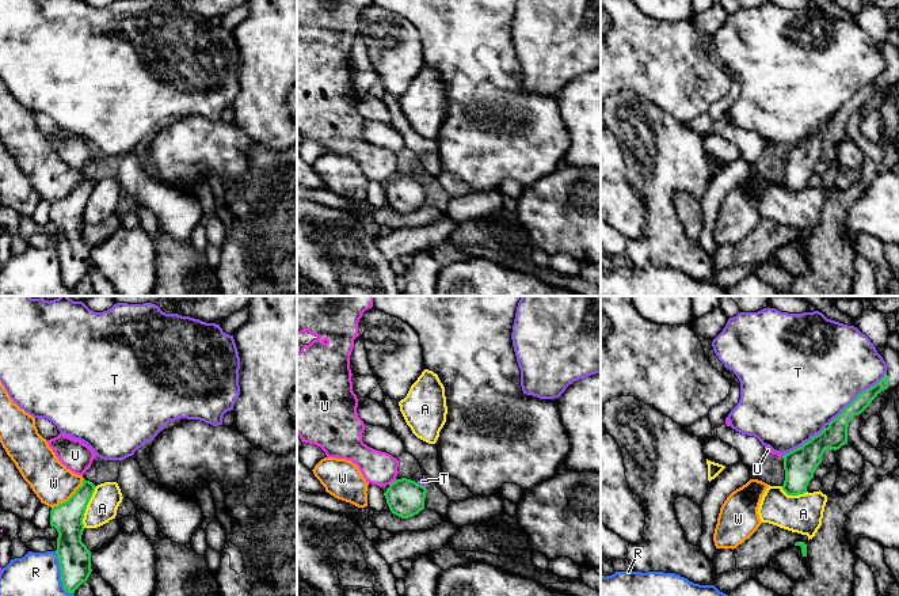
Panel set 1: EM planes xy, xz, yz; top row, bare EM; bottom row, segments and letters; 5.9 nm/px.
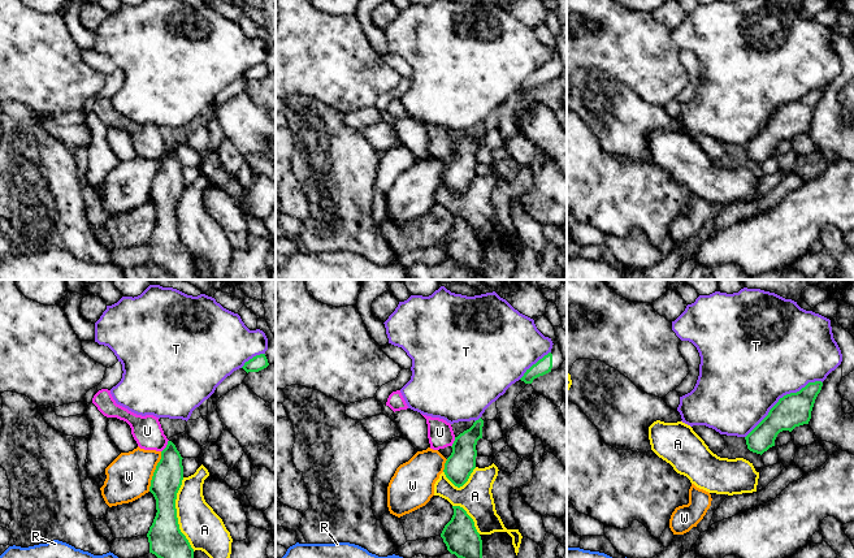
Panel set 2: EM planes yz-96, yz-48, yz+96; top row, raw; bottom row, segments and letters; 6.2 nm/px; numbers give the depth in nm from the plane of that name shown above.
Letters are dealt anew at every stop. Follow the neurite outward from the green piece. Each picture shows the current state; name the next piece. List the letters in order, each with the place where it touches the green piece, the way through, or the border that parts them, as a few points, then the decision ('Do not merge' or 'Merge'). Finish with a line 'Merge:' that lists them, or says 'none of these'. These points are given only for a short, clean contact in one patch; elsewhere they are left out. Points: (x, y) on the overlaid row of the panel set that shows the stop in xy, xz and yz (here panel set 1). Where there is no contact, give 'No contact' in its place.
A: Touches green at xy (86, 507). Do not merge
R: Touches green at xy (61, 574). Do not merge
T: Touches green at yz (857, 395). Do not merge
U: Touches green at xz (392, 482). Boundary: xz (396, 479), (389, 485). Do not merge
W: Touches green at xy (71, 497). Boundary: xy (84, 479), (67, 500), (52, 508). Do not merge
Merge: none of these

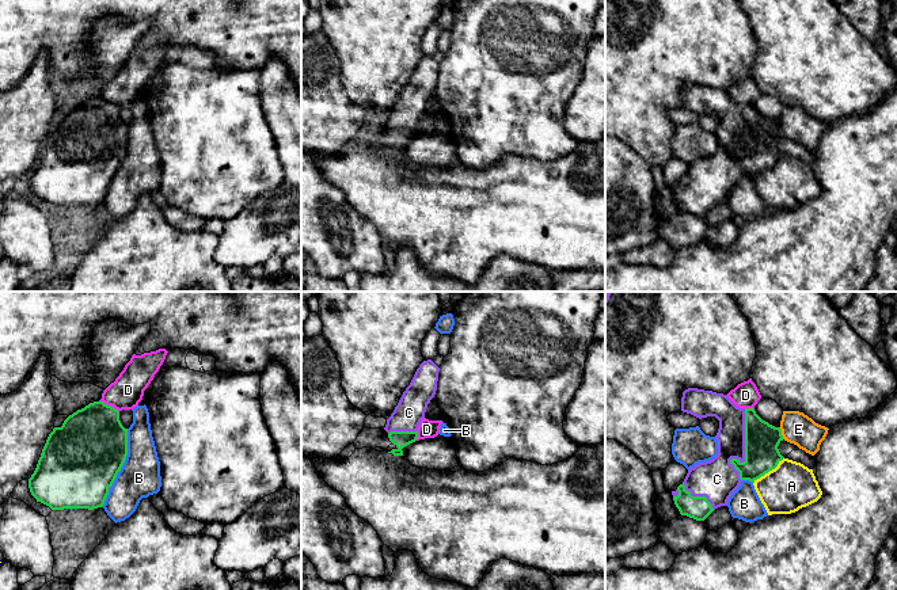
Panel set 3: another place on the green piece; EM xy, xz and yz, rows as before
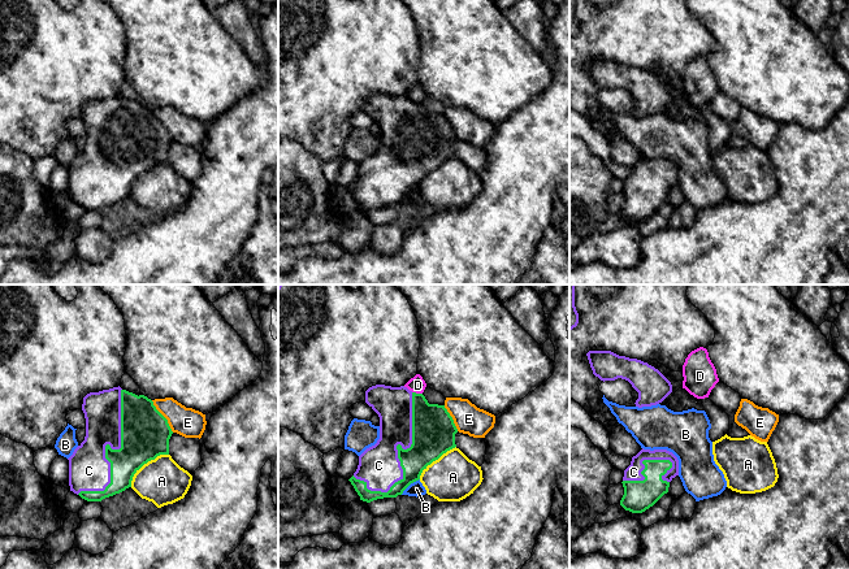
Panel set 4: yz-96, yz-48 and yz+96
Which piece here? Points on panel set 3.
A: Touches green at yz (768, 471). Do not merge
B: Touches green at xy (125, 457). Do not merge
C: Touches green at yz (745, 452). Merge
D: Touches green at xy (109, 406). Boundary: xy (99, 400), (118, 411). Do not merge
E: Touches green at yz (780, 433). Do not merge
Merge: C

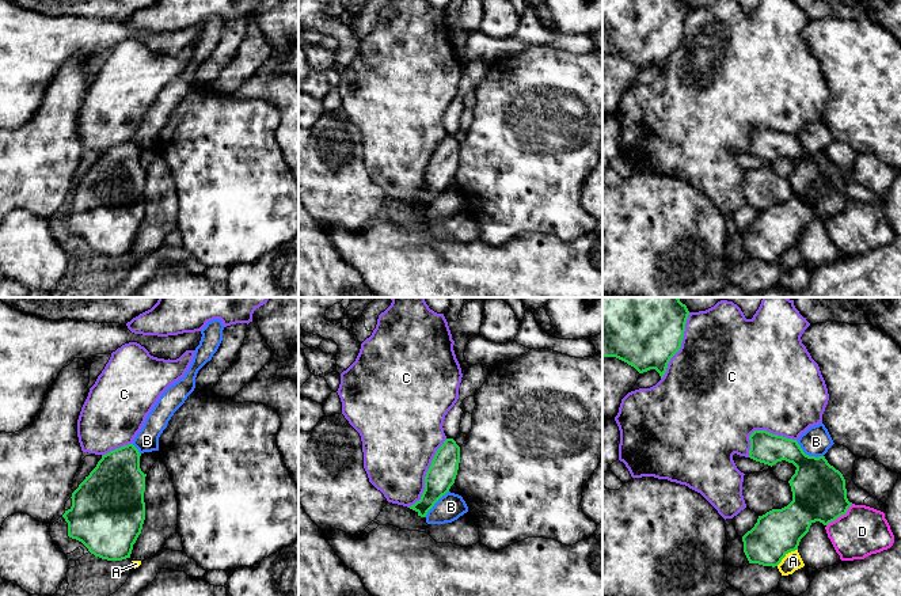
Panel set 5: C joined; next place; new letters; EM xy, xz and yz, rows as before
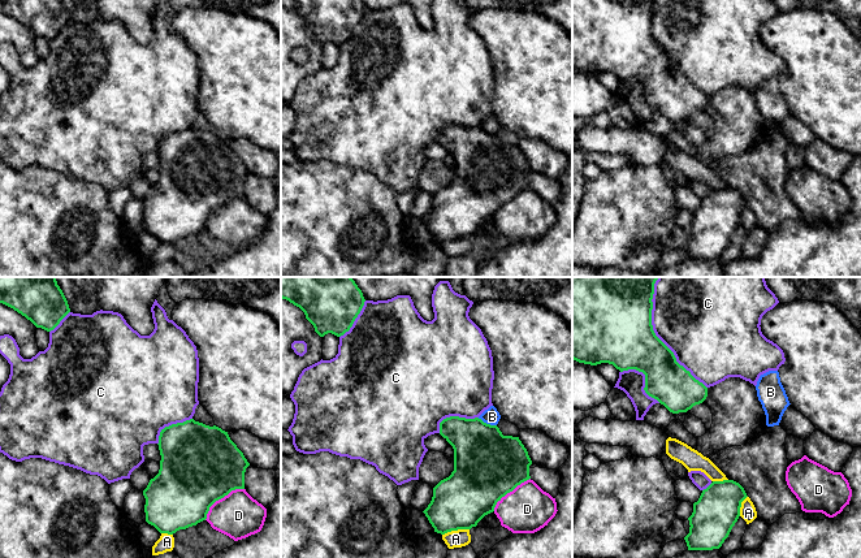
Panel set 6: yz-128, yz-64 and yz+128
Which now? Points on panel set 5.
A: Touches green at yz (784, 555). Do not merge
B: Touches green at yz (808, 455). Boundary: yz (795, 440), (806, 454), (822, 456). Do not merge
C: Touches green at xz (426, 475). Do not merge
D: Touches green at yz (840, 515). Do not merge
Merge: none of these

